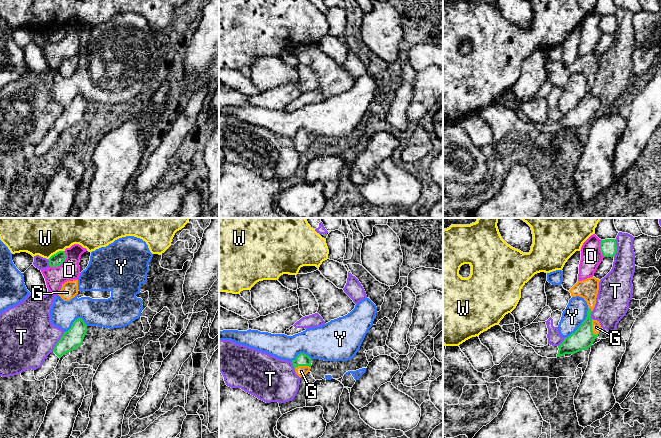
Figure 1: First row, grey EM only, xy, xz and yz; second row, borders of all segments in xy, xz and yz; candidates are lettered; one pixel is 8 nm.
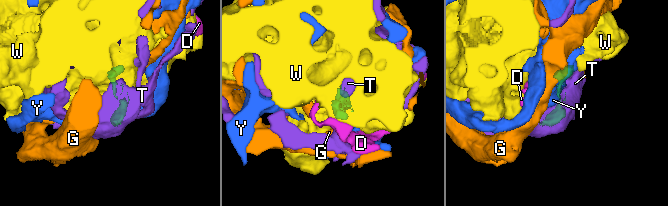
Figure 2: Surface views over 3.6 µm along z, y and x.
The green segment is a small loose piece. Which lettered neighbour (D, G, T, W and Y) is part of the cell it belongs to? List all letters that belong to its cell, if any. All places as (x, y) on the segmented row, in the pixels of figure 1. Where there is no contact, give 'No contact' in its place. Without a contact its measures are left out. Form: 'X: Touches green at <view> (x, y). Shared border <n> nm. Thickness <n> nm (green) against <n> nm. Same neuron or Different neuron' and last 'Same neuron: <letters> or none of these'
D: Touches green at xy (61, 263). Shared border 180 nm. Thickness 100 nm (green) against 170 nm. Different neuron
G: Touches green at yz (591, 328). Shared border 140 nm. Thickness 170 nm (green) against 80 nm. Same neuron
T: Touches green at xy (57, 342). Shared border 190 nm. Thickness 160 nm (green) against 440 nm. Different neuron
W: Touches green at xy (56, 253). Shared border 150 nm. Thickness 100 nm (green) against 480 nm. Different neuron
Y: Touches green at yz (581, 324). Shared border 320 nm. Thickness 170 nm (green) against 180 nm. Different neuron
Same neuron: G

